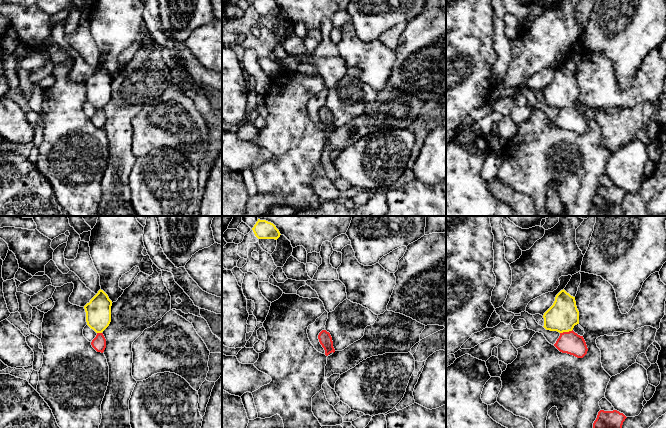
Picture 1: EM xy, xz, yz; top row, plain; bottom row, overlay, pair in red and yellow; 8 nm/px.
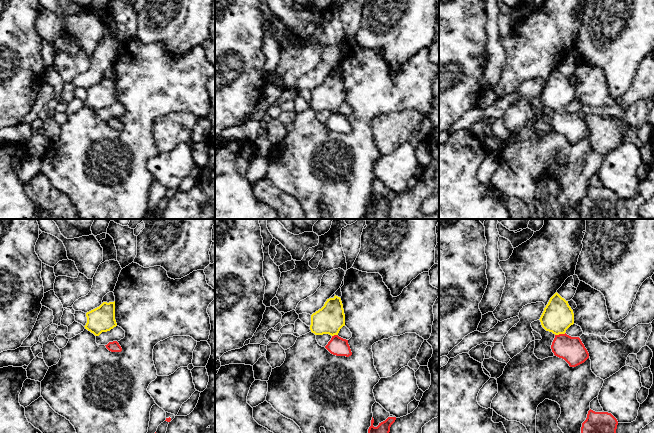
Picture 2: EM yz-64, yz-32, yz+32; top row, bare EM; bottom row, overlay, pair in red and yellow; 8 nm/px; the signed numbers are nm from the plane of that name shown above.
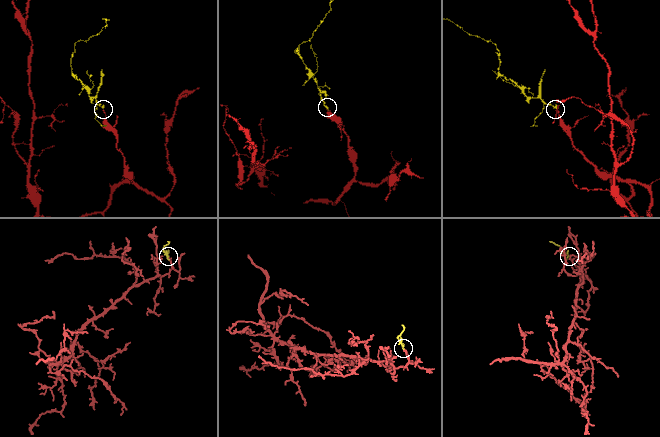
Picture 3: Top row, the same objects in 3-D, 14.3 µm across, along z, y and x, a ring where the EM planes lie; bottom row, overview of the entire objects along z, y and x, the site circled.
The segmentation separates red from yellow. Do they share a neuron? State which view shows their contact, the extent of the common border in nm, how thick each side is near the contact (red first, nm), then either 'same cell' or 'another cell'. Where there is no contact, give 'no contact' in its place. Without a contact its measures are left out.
contact in yz; length 110 nm; calibres 180 and 240 nm; same cell

